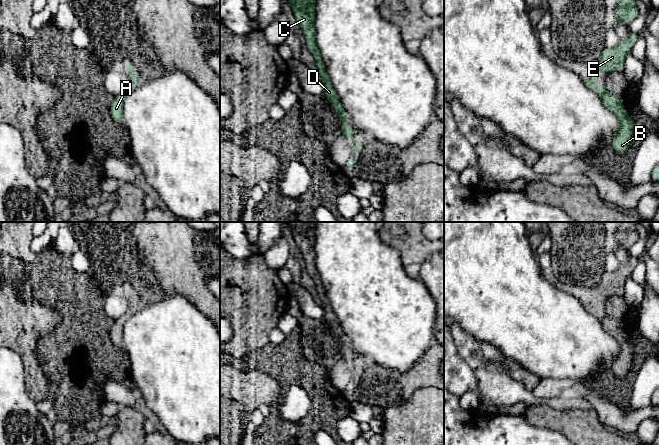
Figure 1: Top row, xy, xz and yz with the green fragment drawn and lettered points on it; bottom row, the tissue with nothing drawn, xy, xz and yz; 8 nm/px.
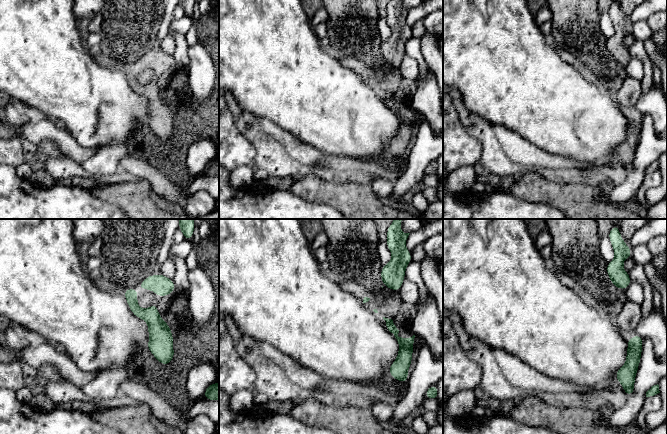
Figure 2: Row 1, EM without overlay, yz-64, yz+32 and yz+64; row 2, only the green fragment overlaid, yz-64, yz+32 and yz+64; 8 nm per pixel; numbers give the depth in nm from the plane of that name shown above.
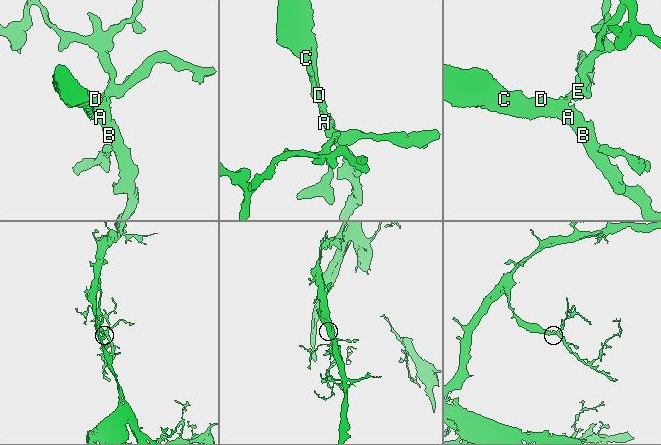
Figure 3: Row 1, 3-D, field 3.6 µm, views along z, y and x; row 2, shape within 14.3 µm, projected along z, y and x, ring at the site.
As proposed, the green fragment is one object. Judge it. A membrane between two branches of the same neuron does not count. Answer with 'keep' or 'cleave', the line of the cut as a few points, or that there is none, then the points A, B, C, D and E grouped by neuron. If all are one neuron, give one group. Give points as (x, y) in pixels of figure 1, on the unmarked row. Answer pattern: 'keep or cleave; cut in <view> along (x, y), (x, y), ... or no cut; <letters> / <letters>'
keep; no cut; A B C D E

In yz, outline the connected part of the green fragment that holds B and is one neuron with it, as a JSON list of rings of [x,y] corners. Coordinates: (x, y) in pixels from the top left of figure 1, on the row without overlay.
[[[629,257],[629,265],[626,266],[619,263],[619,267],[615,272],[606,271],[604,273],[597,288],[592,290],[592,295],[586,299],[584,306],[591,315],[595,316],[601,322],[603,329],[619,344],[619,353],[612,360],[610,370],[621,379],[624,379],[632,368],[633,355],[635,353],[634,343],[626,338],[620,321],[614,321],[607,317],[605,308],[602,311],[595,312],[594,305],[597,303],[599,296],[606,297],[610,294],[622,296],[626,278],[637,263],[637,259]]]

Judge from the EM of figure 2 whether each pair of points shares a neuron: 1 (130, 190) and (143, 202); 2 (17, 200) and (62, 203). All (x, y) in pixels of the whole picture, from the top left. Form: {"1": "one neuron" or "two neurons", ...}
{"1": "one neuron", "2": "one neuron"}

